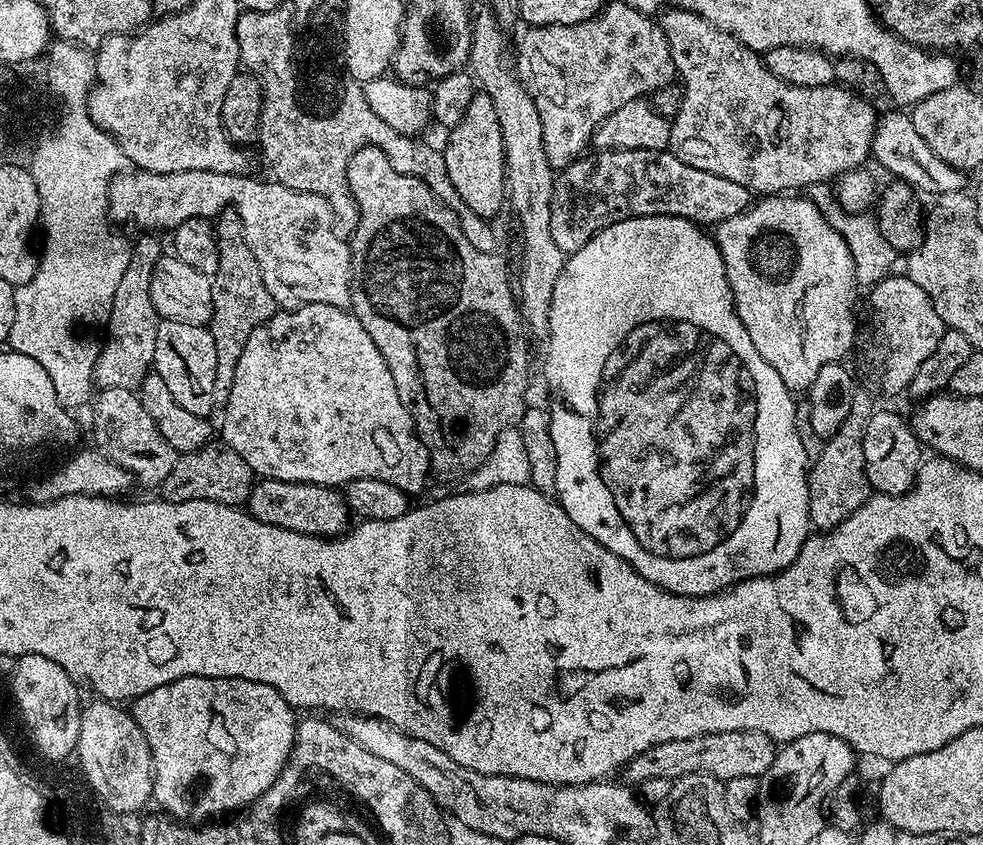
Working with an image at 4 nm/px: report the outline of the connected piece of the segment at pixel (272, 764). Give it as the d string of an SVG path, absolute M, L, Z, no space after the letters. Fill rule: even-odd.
M177 676L169 684L157 684L156 688L149 692L141 692L140 697L131 705L130 711L136 717L138 726L148 743L150 758L152 759L152 800L157 804L161 813L167 814L174 820L181 822L212 822L223 812L236 814L254 803L278 778L288 762L288 756L292 753L294 738L296 737L296 726L298 723L297 713L292 705L274 690L274 686L262 682L250 682L237 676Z

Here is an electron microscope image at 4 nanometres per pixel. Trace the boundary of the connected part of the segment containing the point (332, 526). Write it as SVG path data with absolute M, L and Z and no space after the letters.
M261 479L253 483L246 508L261 524L282 526L285 532L301 532L310 538L336 538L349 527L348 503L335 487L326 484Z

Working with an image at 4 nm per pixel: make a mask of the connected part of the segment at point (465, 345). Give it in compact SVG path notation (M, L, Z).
M368 144L357 150L348 159L348 169L344 171L346 192L351 203L360 211L360 221L352 237L350 247L352 249L352 302L350 310L366 326L366 334L374 338L374 346L382 350L382 358L386 358L386 366L390 370L390 378L394 378L394 387L398 390L398 398L406 406L406 410L412 416L416 427L416 433L420 441L428 448L428 459L433 473L440 476L467 477L473 472L494 450L494 442L498 434L502 434L507 428L519 425L520 418L525 412L526 402L524 395L528 392L528 340L525 325L522 323L521 310L518 307L517 297L514 295L514 280L508 277L508 264L496 252L483 252L474 250L470 246L470 238L462 234L462 226L454 214L442 201L426 186L426 182L419 180L417 176L407 176L396 172L386 158L386 154L378 146Z

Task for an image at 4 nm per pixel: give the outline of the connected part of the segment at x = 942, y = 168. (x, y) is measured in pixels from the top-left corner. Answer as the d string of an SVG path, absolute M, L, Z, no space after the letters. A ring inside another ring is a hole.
M892 110L879 117L876 122L876 133L872 139L871 159L877 160L886 171L889 177L903 180L906 184L911 184L913 188L921 193L932 192L939 194L942 192L962 192L965 191L965 173L961 169L950 166L926 146L922 134L914 130L914 122L911 115L904 110Z

